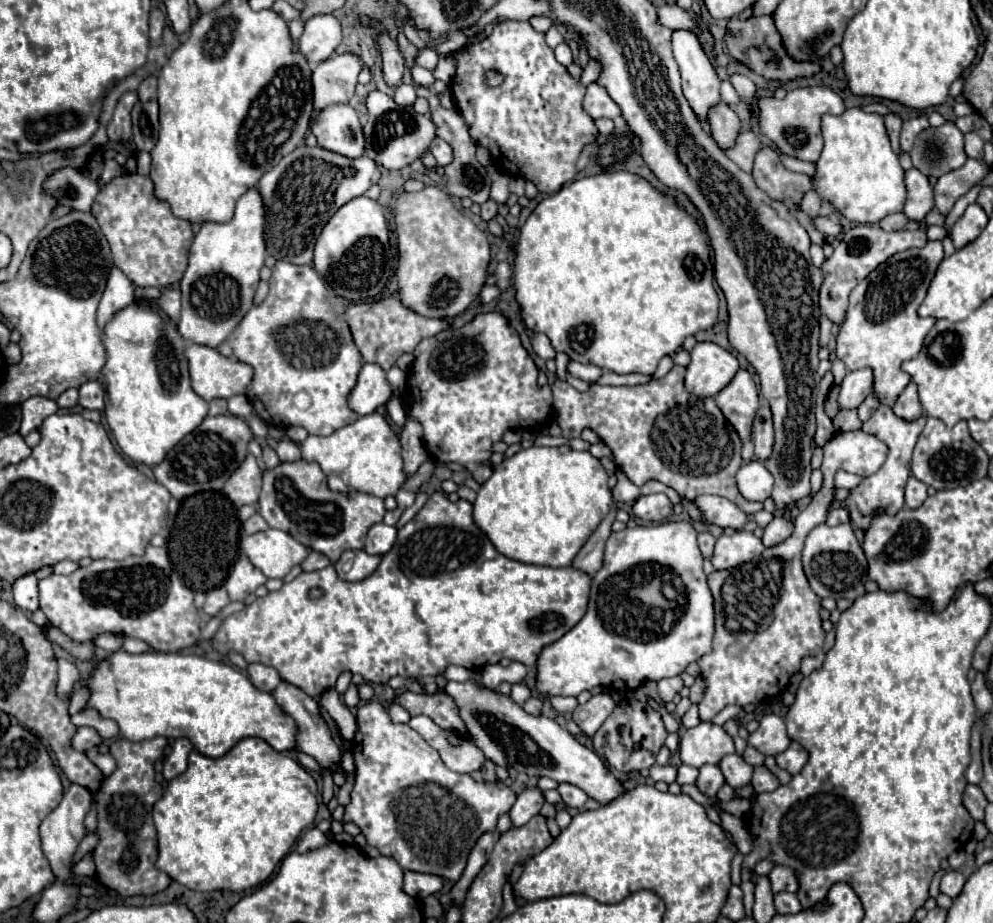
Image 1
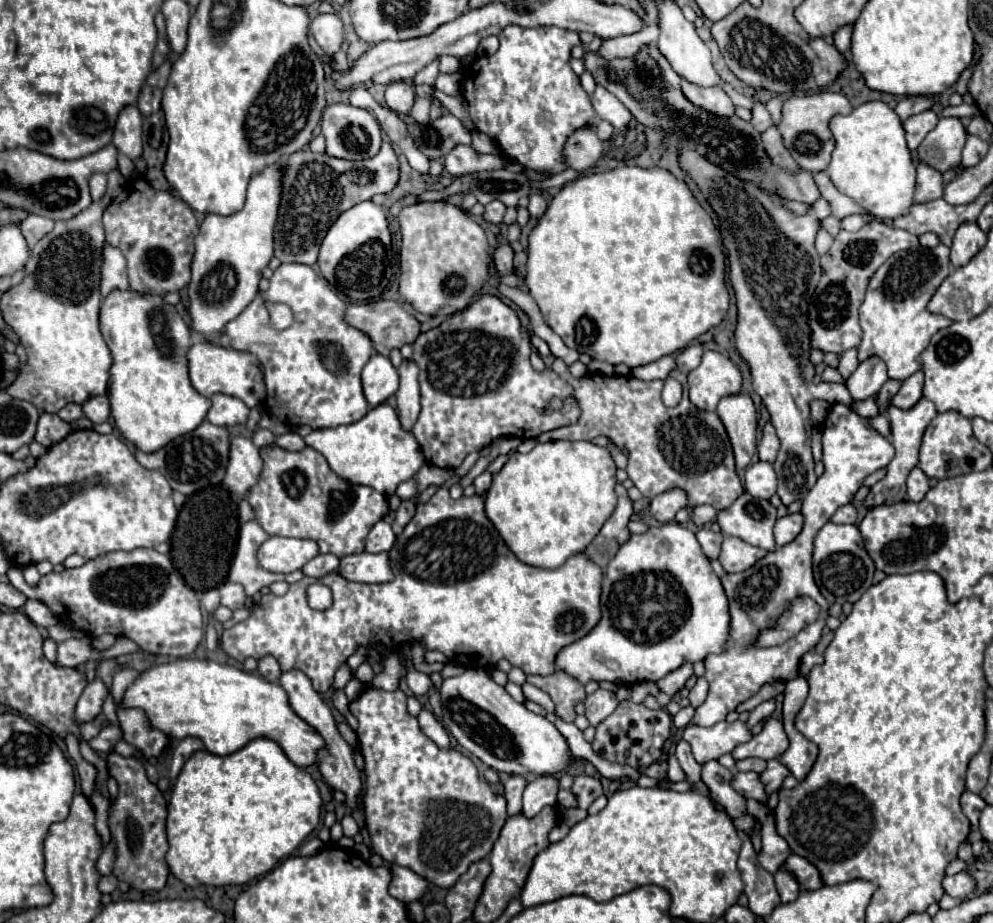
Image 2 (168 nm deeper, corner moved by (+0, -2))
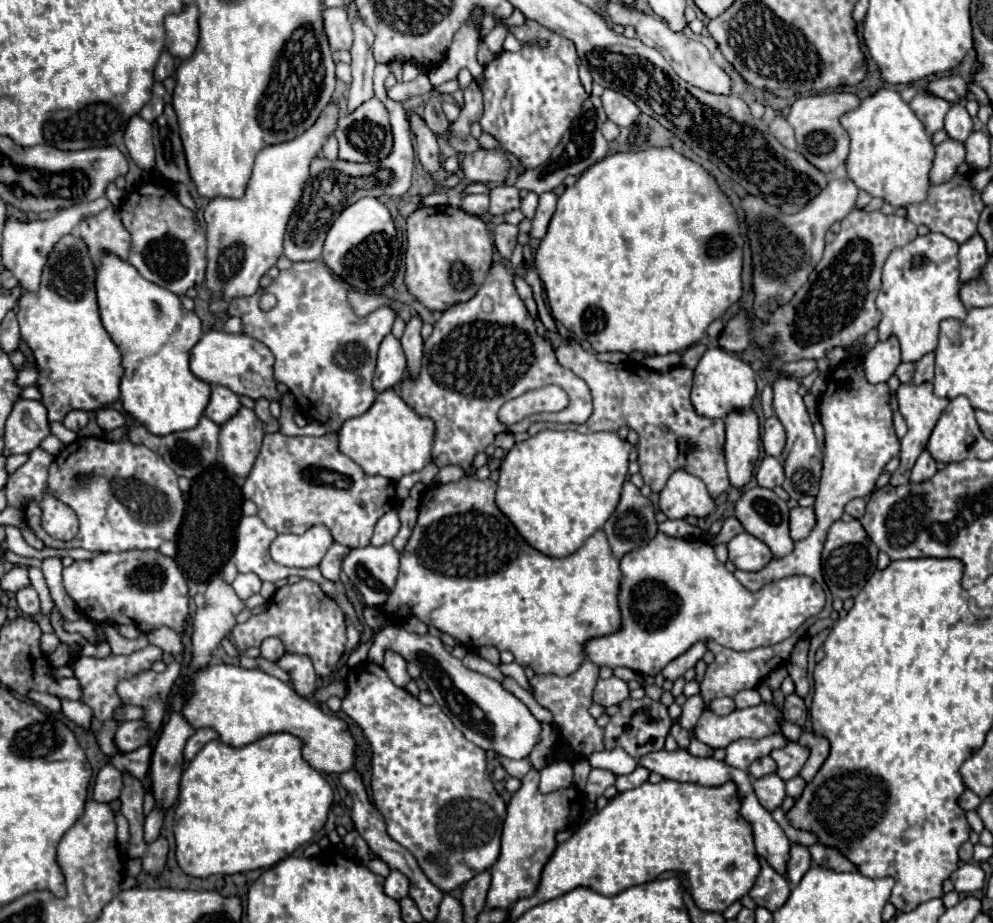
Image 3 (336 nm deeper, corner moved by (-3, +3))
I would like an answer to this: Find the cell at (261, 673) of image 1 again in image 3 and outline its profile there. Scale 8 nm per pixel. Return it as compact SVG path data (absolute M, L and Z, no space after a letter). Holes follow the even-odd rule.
M276 636L266 638L266 640L260 644L260 650L262 650L262 656L264 656L266 660L272 660L272 662L276 662L276 660L286 652L282 640L278 640Z

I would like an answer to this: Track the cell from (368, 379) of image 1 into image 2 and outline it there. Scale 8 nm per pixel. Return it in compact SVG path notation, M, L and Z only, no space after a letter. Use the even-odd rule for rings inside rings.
M375 353L369 359L369 363L363 367L361 381L363 381L363 393L369 407L377 407L385 403L399 387L397 369L391 365L387 357L379 353Z

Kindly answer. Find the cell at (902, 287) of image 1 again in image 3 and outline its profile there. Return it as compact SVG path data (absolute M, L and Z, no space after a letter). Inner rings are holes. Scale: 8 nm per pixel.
M938 232L916 236L910 244L896 248L882 272L882 290L878 292L876 306L882 312L878 324L880 340L896 336L902 346L902 362L916 362L924 354L934 352L938 346L940 322L948 318L966 318L966 306L960 300L958 278L958 248L960 244Z

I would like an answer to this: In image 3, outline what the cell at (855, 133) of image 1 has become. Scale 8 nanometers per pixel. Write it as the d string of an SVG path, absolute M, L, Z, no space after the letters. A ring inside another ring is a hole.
M882 88L868 96L856 110L846 112L840 118L840 124L850 134L850 154L846 160L848 178L860 190L884 198L896 208L926 200L930 188L928 172L934 162L936 146L926 132L926 126L896 90Z

